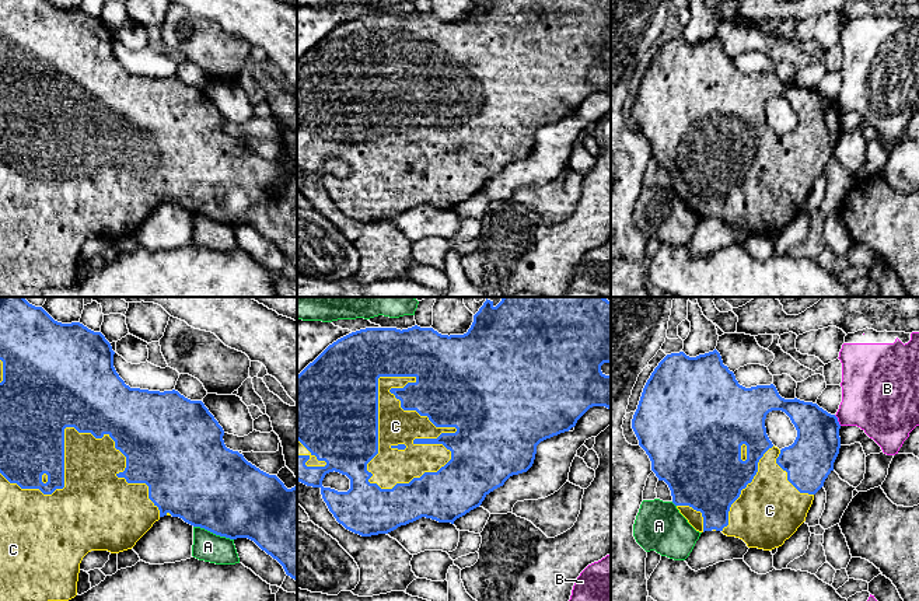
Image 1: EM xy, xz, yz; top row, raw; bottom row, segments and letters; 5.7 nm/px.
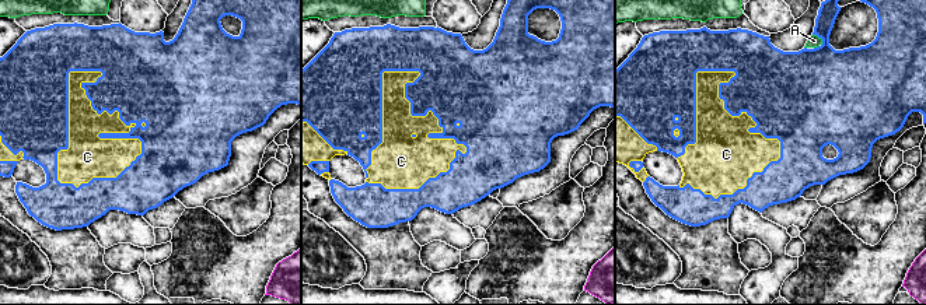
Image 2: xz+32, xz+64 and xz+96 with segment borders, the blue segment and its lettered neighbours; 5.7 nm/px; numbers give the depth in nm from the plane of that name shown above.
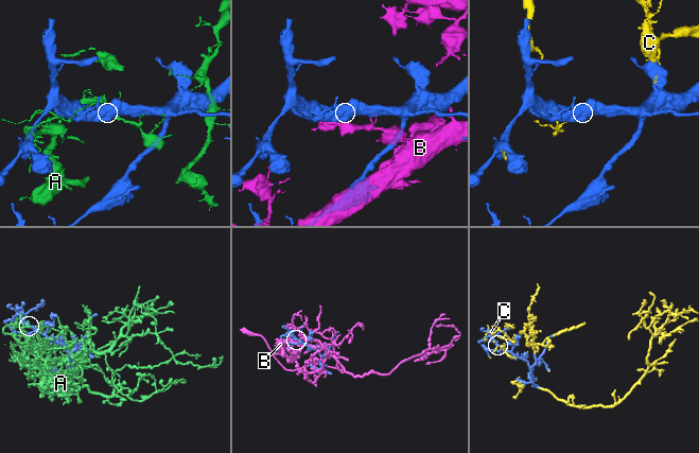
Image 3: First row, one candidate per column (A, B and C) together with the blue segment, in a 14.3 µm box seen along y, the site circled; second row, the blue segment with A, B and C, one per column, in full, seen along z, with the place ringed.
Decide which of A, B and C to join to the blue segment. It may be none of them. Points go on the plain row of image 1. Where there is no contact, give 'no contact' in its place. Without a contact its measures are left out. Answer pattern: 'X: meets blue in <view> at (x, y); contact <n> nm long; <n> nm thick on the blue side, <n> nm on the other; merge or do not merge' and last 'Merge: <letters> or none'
A: meets blue in xy at (213, 219); contact 240 nm long; 480 nm thick on the blue side, 170 nm on the other; do not merge
B: meets blue in yz at (837, 107); contact 80 nm long; 260 nm thick on the blue side, 360 nm on the other; do not merge
C: meets blue in xz at (377, 100); contact 700 nm long; 500 nm thick on the blue side, 200 nm on the other; merge
Merge: C

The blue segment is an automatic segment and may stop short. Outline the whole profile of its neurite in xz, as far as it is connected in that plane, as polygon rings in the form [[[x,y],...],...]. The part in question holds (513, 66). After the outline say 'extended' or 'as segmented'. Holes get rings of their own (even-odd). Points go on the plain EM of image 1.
[[[475,0],[467,20],[450,22],[417,11],[402,17],[366,14],[352,18],[329,31],[297,62],[297,167],[319,174],[336,207],[361,223],[388,220],[422,203],[454,210],[510,163],[527,158],[541,127],[569,118],[593,92],[611,95],[611,62],[601,57],[604,49],[611,49],[611,0]],[[333,157],[350,165],[347,178],[322,172],[325,161]]]; extended

